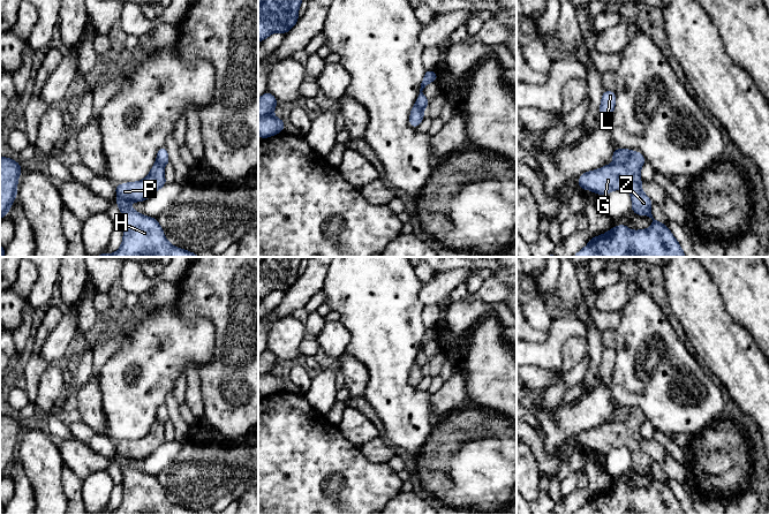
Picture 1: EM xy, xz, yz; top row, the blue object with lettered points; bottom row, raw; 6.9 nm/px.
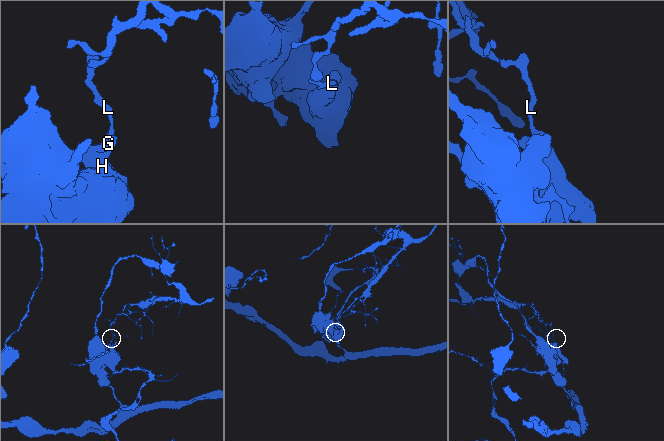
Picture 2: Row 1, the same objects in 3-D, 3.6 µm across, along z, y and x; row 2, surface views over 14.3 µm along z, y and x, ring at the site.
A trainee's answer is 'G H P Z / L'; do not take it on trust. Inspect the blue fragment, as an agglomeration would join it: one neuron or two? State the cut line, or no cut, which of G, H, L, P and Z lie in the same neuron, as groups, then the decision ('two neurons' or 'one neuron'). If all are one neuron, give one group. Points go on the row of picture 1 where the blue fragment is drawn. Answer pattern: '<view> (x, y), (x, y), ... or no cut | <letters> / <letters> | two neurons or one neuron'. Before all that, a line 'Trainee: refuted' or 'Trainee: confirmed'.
Trainee: confirmed
yz (633, 152), (625, 161), (615, 164) | G H P Z / L | two neurons

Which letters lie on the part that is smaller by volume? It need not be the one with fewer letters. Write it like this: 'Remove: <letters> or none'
Remove: L

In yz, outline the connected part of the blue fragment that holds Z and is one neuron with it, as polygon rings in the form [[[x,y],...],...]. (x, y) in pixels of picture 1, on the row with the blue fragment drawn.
[[[634,151],[624,164],[605,165],[582,173],[578,185],[603,196],[612,190],[628,190],[632,211],[651,218],[650,228],[629,230],[627,225],[618,225],[605,234],[591,237],[573,257],[686,257],[669,227],[653,218],[653,200],[641,189],[640,169],[644,162],[644,157]]]

